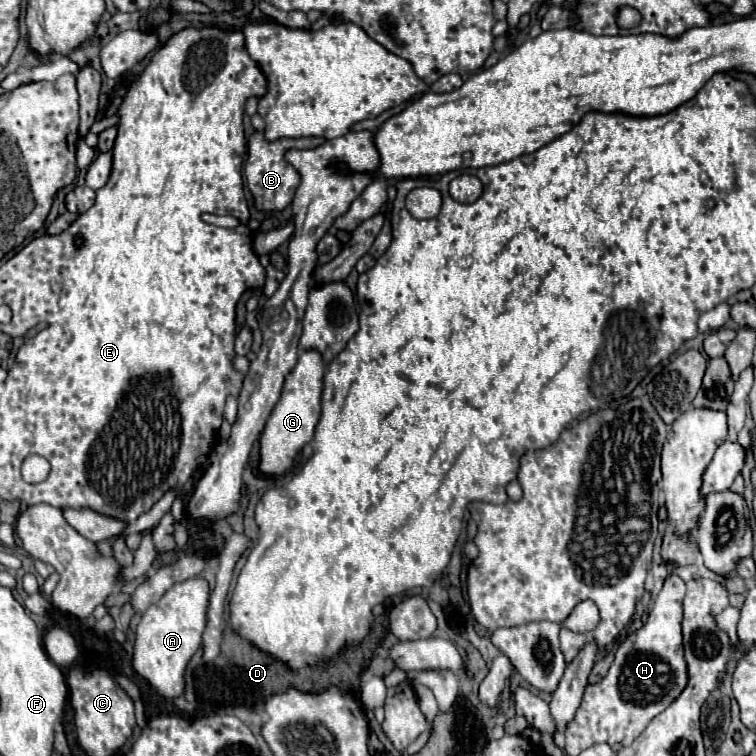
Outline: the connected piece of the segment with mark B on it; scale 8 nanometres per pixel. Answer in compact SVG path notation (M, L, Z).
M251 137L251 151L247 155L247 163L245 163L245 177L247 177L247 185L255 197L255 205L259 211L283 211L287 205L291 205L293 193L299 185L299 173L295 171L293 165L289 165L283 157L283 153L287 149L309 149L309 147L317 147L323 143L323 139L313 139L313 137L305 137L305 139L277 139L273 143L265 141L263 137Z

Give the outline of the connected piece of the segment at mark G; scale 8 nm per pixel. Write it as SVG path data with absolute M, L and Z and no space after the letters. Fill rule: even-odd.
M305 351L299 355L297 365L289 371L283 383L281 399L271 411L265 429L259 439L259 465L257 471L269 477L281 476L294 466L295 455L313 439L315 425L319 423L317 407L321 405L321 391L323 391L323 373L325 363L317 351Z

